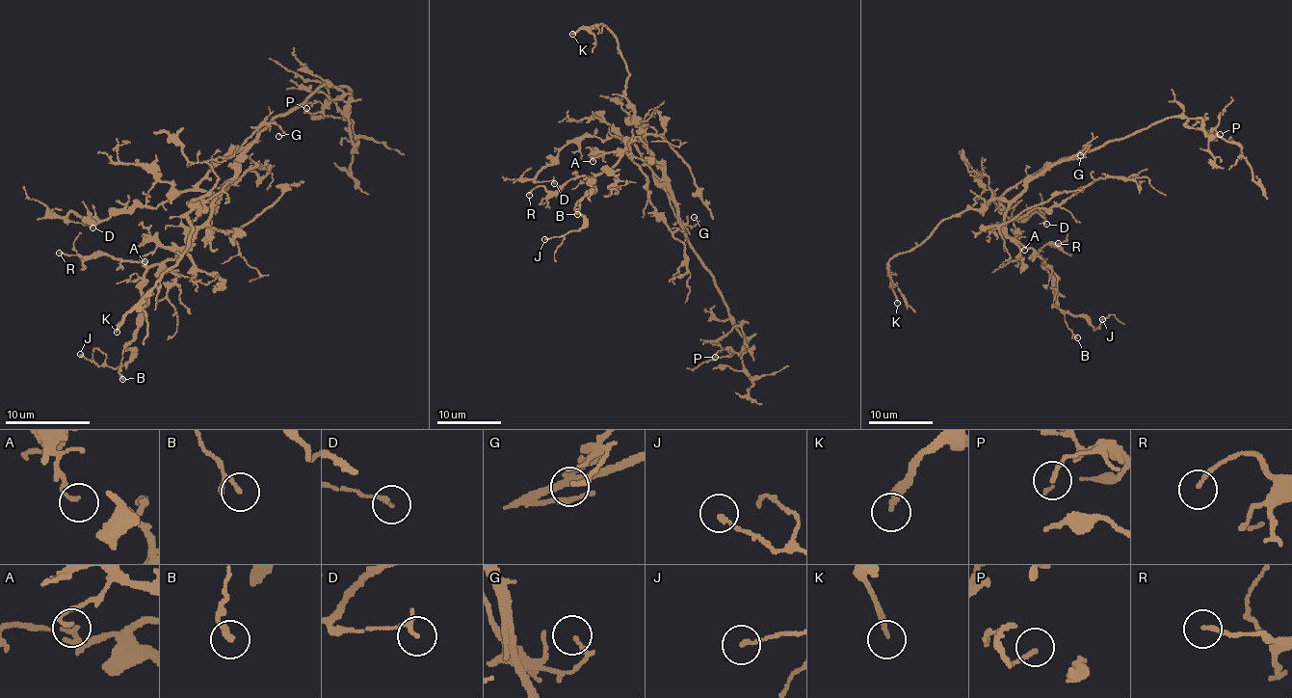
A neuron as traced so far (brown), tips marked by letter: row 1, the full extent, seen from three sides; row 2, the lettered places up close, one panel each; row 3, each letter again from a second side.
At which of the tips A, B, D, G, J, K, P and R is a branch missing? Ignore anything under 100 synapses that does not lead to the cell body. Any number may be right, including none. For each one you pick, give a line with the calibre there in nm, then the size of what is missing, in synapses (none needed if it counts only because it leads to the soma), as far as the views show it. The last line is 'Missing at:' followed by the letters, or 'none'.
K: 190 nm
Missing at: K

